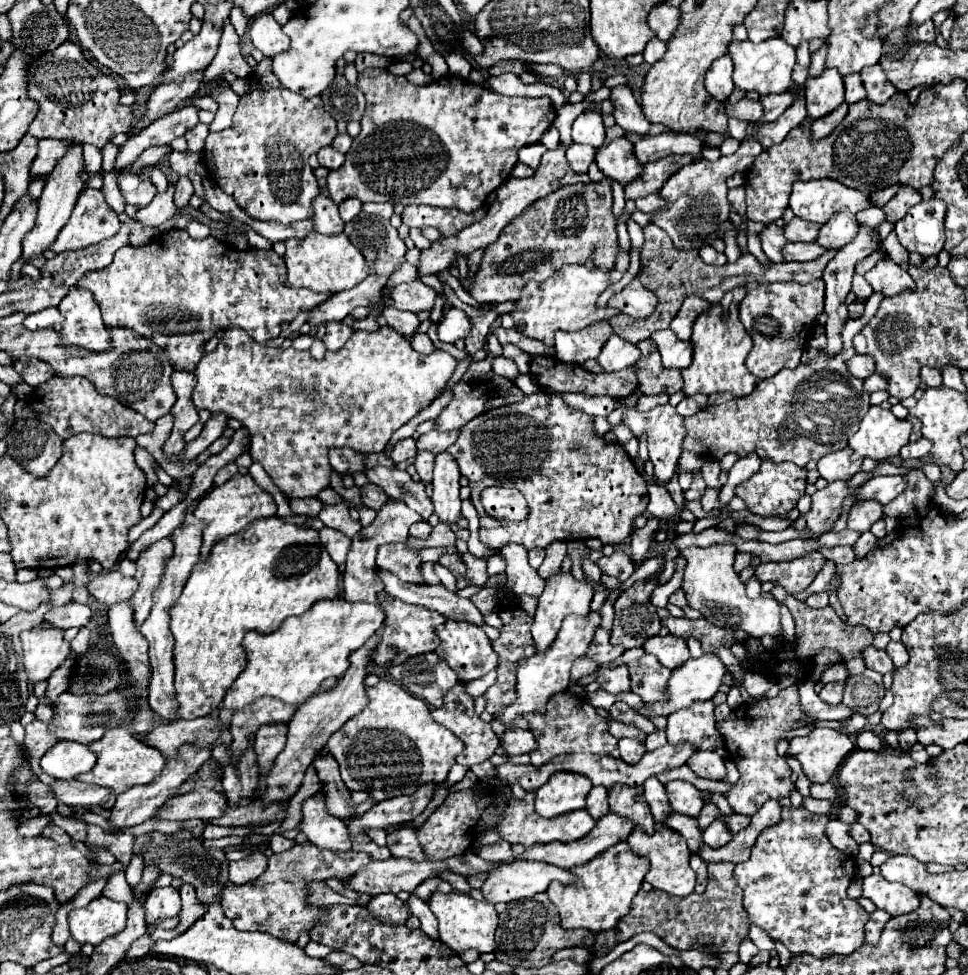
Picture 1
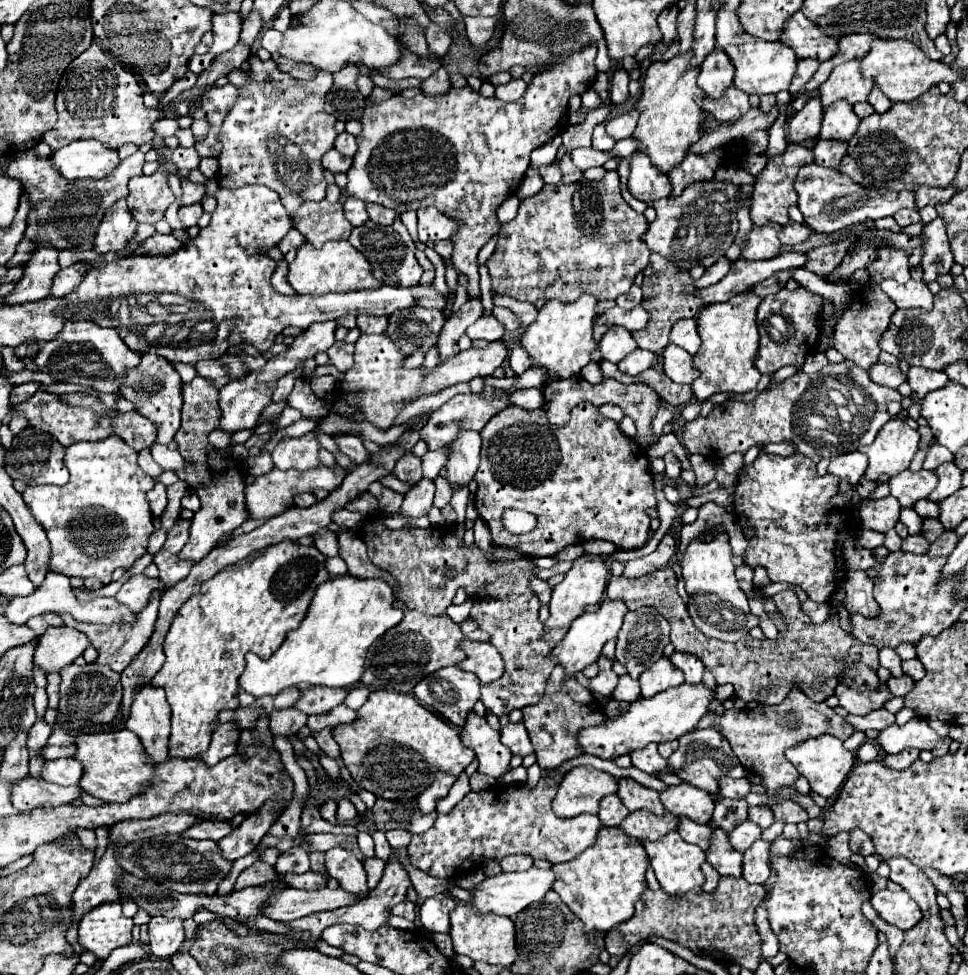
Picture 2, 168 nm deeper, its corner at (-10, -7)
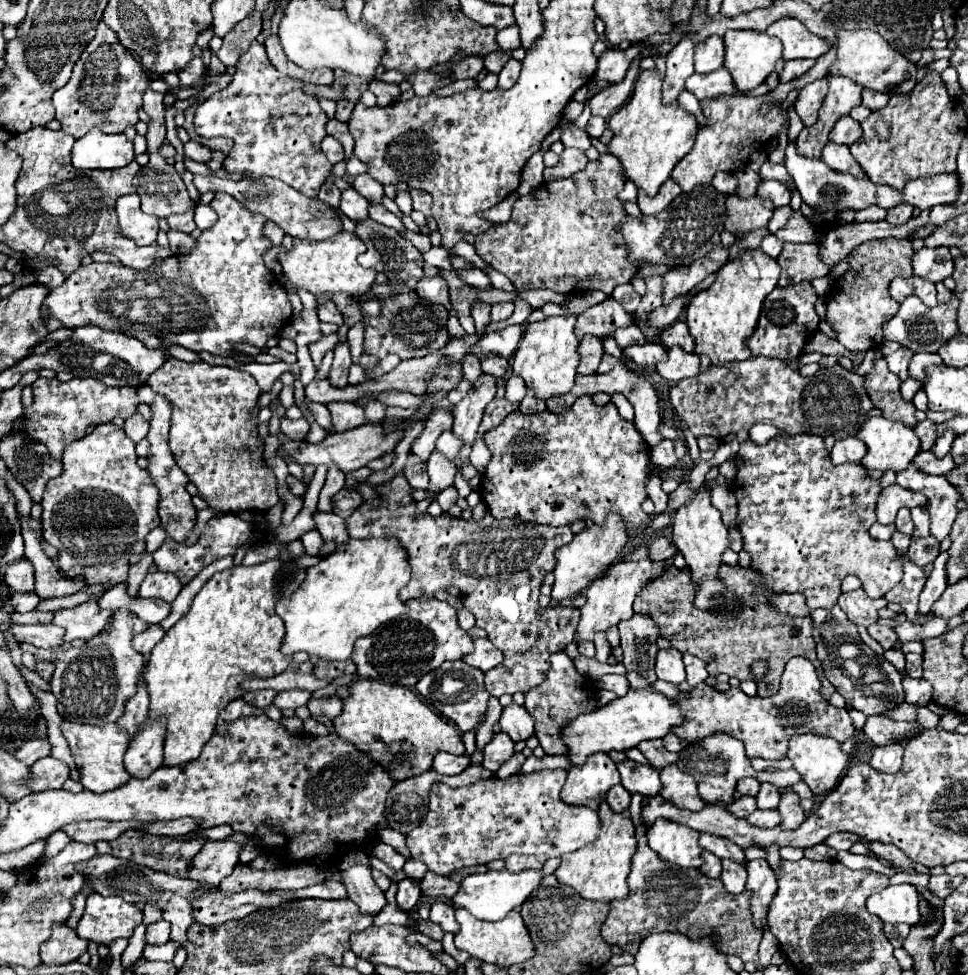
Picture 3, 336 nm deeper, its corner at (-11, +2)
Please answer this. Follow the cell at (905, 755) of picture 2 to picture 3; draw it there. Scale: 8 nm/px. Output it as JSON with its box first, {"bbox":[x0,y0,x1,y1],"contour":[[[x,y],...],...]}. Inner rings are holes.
{"bbox":[869,743,903,773],"contour":[[[891,743],[885,747],[875,747],[873,755],[869,759],[869,765],[881,773],[897,773],[901,769],[903,761],[903,745]]]}

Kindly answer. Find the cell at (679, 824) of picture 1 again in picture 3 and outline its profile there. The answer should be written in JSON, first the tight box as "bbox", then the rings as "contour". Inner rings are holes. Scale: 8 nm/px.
{"bbox":[721,859,747,895],"contour":[[[723,859],[721,881],[723,881],[723,887],[727,889],[727,893],[731,893],[731,895],[739,895],[739,893],[743,893],[743,889],[745,889],[747,871],[745,871],[743,865],[737,865],[735,861]]]}

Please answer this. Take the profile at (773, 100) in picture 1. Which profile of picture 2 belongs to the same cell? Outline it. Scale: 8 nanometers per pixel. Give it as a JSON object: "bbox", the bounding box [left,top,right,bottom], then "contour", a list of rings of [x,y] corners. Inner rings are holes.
{"bbox":[644,180,738,270],"contour":[[[704,180],[692,182],[688,190],[684,190],[676,198],[656,200],[656,220],[650,224],[644,242],[652,252],[664,254],[670,262],[676,262],[676,266],[680,268],[688,270],[694,266],[712,266],[720,256],[726,254],[738,232],[736,192],[738,186],[734,182]]]}

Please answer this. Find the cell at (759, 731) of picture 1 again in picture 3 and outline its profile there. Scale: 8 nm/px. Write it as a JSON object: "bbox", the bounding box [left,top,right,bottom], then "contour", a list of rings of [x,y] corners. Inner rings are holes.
{"bbox":[673,657,855,759],"contour":[[[793,657],[787,663],[781,677],[781,689],[769,699],[749,697],[739,687],[731,687],[729,691],[719,693],[707,683],[701,683],[685,697],[677,697],[673,701],[677,701],[683,715],[683,723],[673,727],[677,737],[693,743],[713,733],[727,733],[745,743],[749,759],[783,759],[787,755],[789,739],[797,733],[823,733],[839,743],[845,743],[855,733],[847,709],[831,707],[821,697],[821,681],[813,663],[805,657]]]}

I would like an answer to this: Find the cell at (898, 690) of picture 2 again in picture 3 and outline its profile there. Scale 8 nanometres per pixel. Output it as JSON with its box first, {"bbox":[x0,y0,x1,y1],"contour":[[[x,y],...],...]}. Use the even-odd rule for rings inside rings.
{"bbox":[903,677,933,705],"contour":[[[905,677],[903,689],[905,689],[905,701],[913,703],[913,705],[929,705],[931,695],[933,695],[933,687],[925,679]]]}

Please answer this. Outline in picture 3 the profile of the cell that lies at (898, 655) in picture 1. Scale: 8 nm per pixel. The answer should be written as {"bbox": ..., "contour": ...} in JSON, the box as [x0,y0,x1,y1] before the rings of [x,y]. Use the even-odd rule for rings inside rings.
{"bbox":[907,653,923,677],"contour":[[[907,653],[907,675],[909,677],[921,677],[923,675],[923,657],[915,653]]]}

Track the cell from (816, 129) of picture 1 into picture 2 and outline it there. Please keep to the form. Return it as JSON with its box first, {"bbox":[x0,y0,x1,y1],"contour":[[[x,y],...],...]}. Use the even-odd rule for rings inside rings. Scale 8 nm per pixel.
{"bbox":[814,138,846,168],"contour":[[[818,138],[814,146],[814,160],[820,166],[836,168],[840,164],[840,158],[846,154],[846,140],[822,140]]]}

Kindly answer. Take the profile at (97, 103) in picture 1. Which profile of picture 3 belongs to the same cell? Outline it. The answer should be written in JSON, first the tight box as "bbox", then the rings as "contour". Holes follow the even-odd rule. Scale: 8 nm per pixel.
{"bbox":[53,21,149,139],"contour":[[[101,21],[97,35],[81,53],[69,83],[53,93],[55,119],[59,119],[63,131],[75,139],[83,137],[91,127],[99,127],[103,133],[123,133],[127,125],[139,123],[137,109],[141,107],[147,85],[149,77],[143,65],[119,43],[113,29]]]}

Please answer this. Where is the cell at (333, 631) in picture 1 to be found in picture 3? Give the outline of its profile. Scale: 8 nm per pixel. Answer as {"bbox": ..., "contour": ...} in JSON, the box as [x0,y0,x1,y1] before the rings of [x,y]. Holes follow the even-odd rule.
{"bbox":[275,537,411,661],"contour":[[[379,537],[379,539],[351,539],[351,541],[347,541],[345,545],[339,545],[329,557],[323,557],[317,565],[313,565],[313,567],[307,569],[305,581],[299,585],[297,593],[293,593],[293,595],[291,595],[289,599],[285,599],[285,601],[277,601],[275,611],[277,611],[277,615],[283,619],[283,623],[285,623],[285,627],[287,627],[287,633],[285,633],[285,641],[283,641],[281,651],[283,651],[285,655],[293,655],[295,651],[305,651],[305,653],[309,653],[309,655],[317,655],[319,659],[327,659],[327,661],[345,661],[345,659],[349,659],[351,653],[353,653],[353,645],[355,645],[355,641],[357,641],[359,637],[365,637],[365,635],[373,633],[373,631],[377,629],[377,625],[383,625],[383,623],[387,623],[387,621],[391,621],[391,619],[395,619],[395,617],[399,617],[399,615],[405,613],[407,605],[399,599],[399,591],[401,591],[401,587],[405,587],[405,585],[409,583],[409,579],[411,579],[409,555],[407,555],[407,551],[401,547],[401,543],[395,541],[393,537]]]}

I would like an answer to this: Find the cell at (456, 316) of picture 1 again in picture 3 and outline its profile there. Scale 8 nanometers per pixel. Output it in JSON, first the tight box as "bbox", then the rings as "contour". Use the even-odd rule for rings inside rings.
{"bbox":[491,303,513,321],"contour":[[[497,303],[491,309],[491,321],[507,319],[507,317],[511,317],[511,313],[513,313],[513,303]]]}

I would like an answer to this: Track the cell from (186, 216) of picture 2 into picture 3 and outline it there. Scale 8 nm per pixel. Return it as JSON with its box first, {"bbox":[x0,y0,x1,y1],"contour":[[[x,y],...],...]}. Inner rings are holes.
{"bbox":[167,213,195,233],"contour":[[[181,213],[181,215],[173,215],[167,219],[169,227],[175,229],[175,231],[185,231],[185,233],[191,233],[195,231],[195,221],[193,221],[193,213]]]}

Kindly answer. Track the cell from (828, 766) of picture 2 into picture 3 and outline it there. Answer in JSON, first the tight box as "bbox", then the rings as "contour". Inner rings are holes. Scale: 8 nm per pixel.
{"bbox":[787,733,847,797],"contour":[[[813,733],[793,735],[787,757],[817,797],[827,795],[837,785],[847,765],[847,755],[837,741]]]}

